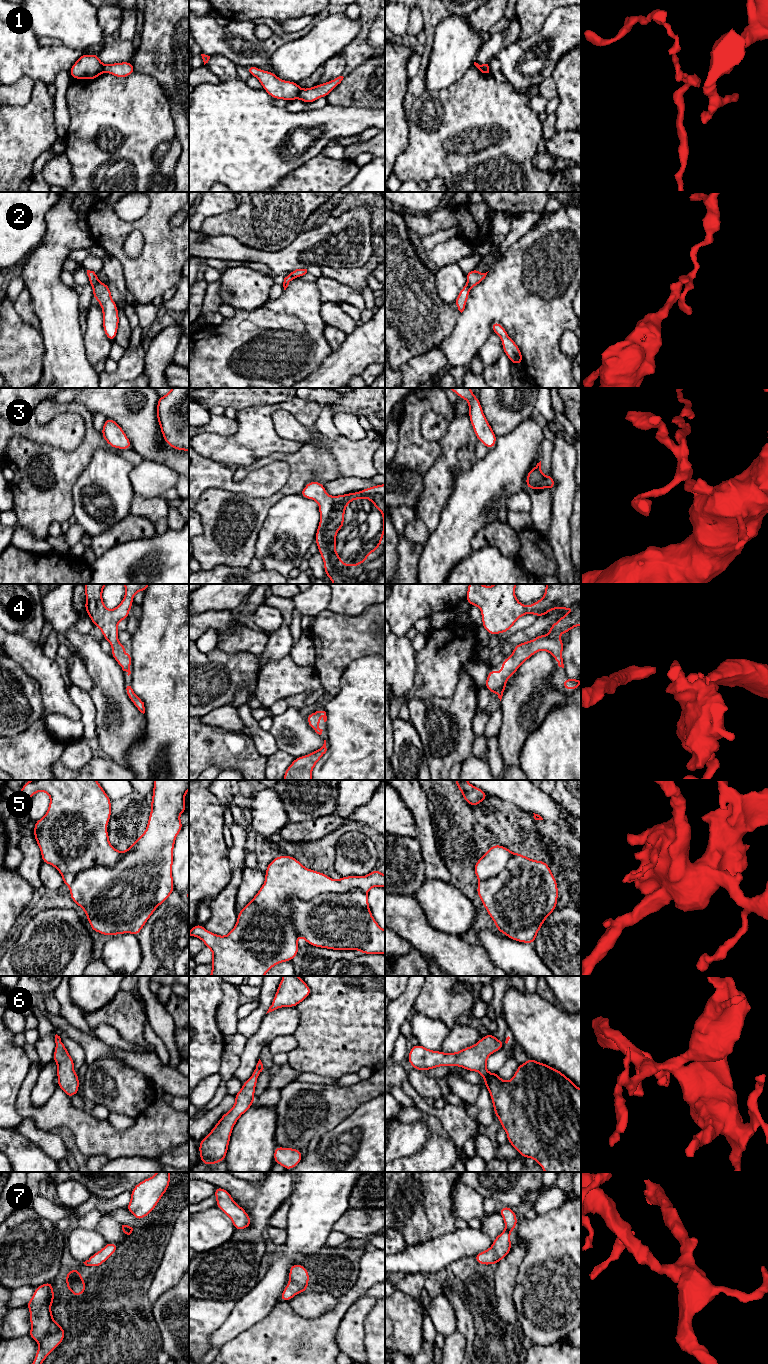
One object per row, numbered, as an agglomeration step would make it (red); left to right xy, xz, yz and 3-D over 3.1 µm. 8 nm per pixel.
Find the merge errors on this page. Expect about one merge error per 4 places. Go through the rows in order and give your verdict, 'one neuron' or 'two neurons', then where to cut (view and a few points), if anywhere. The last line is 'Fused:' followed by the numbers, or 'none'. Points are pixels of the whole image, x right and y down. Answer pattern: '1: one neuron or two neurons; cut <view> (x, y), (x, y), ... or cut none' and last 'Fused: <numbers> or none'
1: two neurons; cut xz (301, 89), (297, 97)
2: two neurons; cut xy (98, 281), (93, 288)
3: one neuron; cut none
4: one neuron; cut none
5: two neurons; cut xz (366, 893), (350, 889), (291, 898), (297, 935)
6: one neuron; cut none
7: one neuron; cut none
Fused: 1, 2, 5

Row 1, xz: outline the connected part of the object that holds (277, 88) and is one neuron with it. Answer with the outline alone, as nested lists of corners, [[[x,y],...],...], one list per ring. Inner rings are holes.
[[[247,66],[246,70],[260,81],[263,89],[273,99],[284,99],[289,102],[298,98],[301,90],[298,83],[284,81],[273,72],[264,71],[255,66]]]

